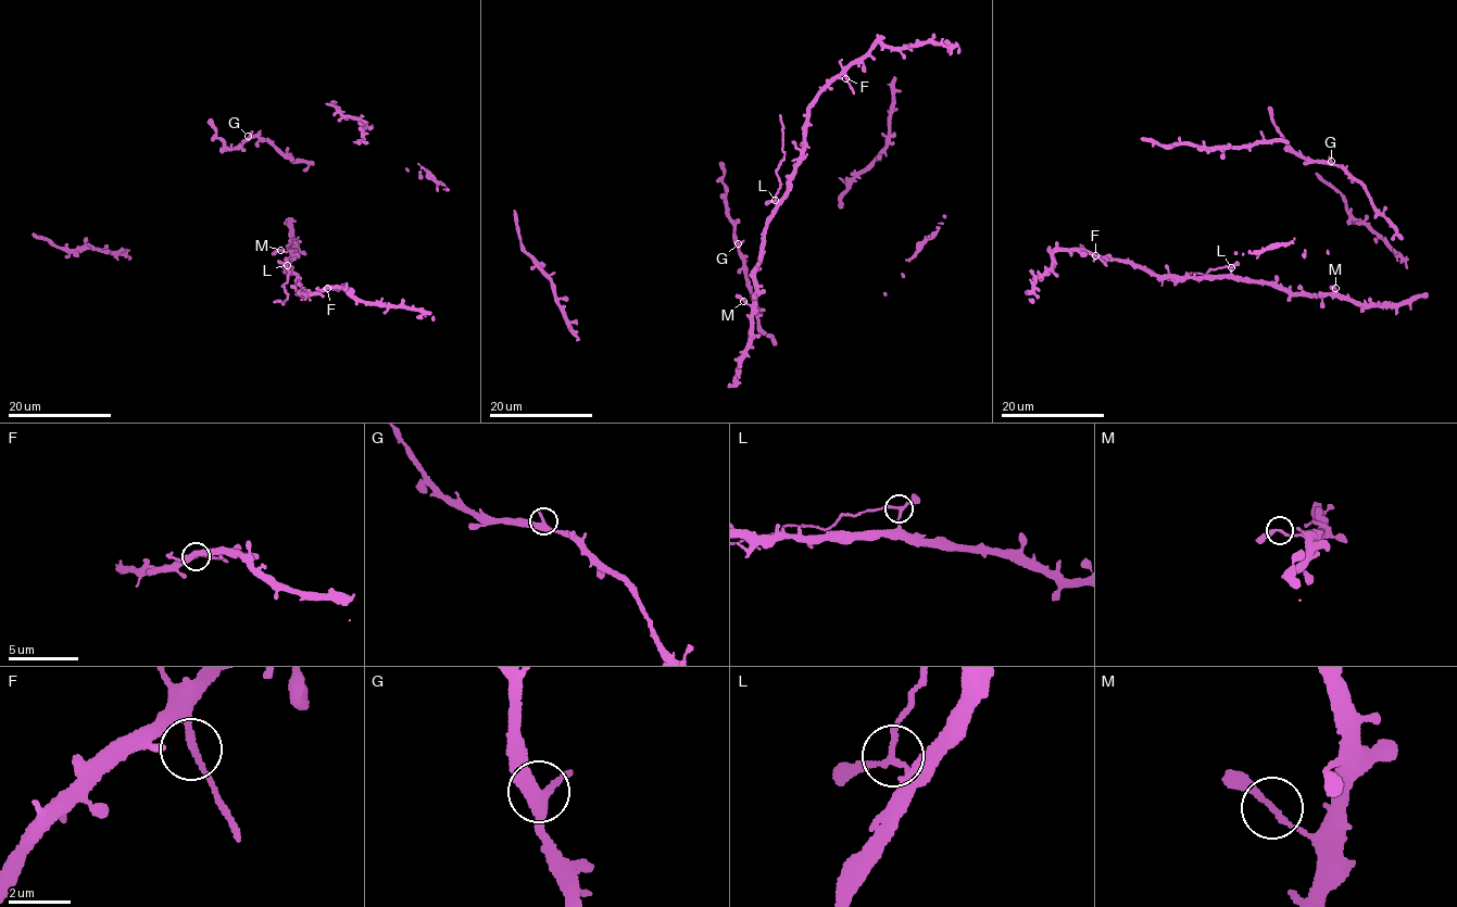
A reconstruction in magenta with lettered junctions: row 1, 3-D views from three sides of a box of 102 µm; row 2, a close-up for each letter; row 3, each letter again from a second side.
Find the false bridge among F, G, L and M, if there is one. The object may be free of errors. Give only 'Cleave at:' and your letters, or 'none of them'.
Cleave at: L

